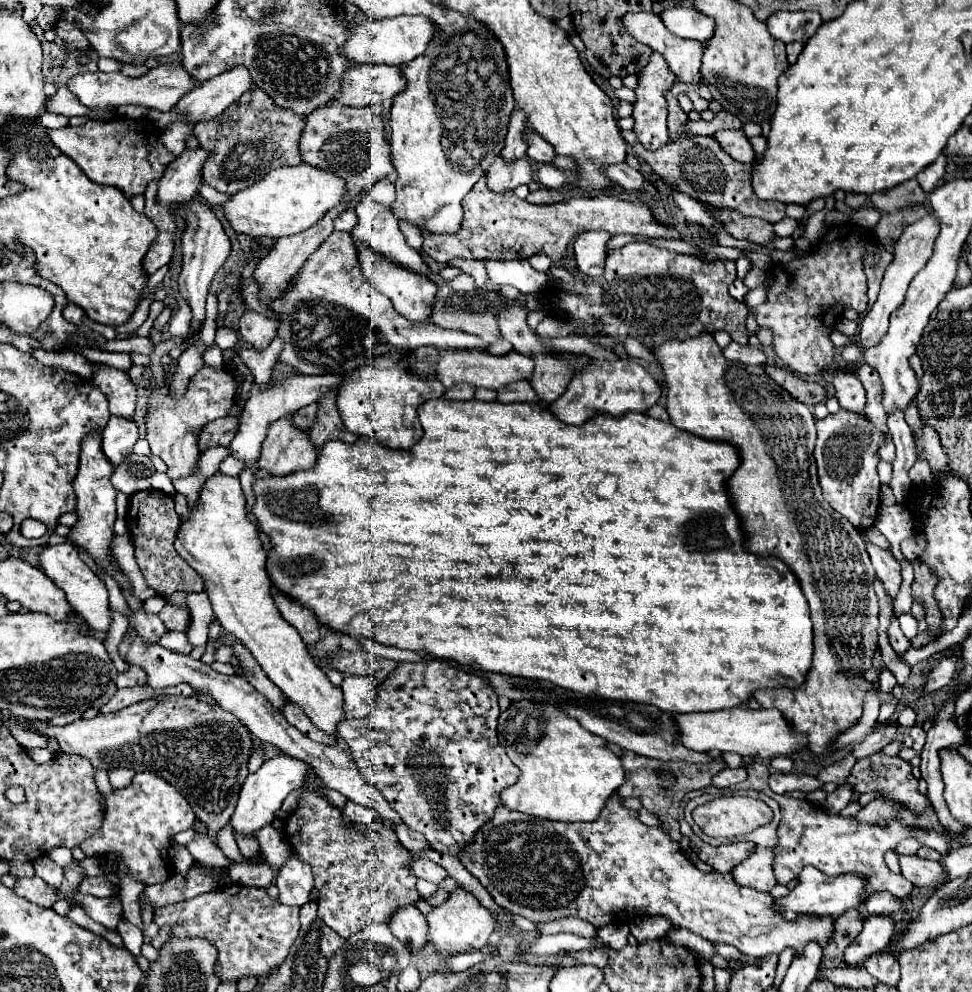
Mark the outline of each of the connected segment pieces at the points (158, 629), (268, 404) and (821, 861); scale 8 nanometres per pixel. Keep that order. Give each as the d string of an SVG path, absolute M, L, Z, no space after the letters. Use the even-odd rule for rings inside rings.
M130 608L130 624L136 628L136 632L146 640L146 642L158 642L160 636L166 632L162 626L162 620L156 614L148 614L144 608L134 610Z
M296 374L296 376L290 376L290 378L270 378L270 384L266 388L258 388L256 384L252 384L252 398L246 400L244 408L242 408L242 422L240 422L240 428L238 428L238 434L236 438L232 440L230 444L230 452L240 458L246 466L248 464L254 464L260 456L260 448L262 448L262 442L266 440L266 428L270 422L278 420L280 416L286 416L288 412L296 412L312 402L316 402L320 398L320 394L324 394L330 386L340 386L342 384L342 378L332 378L332 376L302 376L302 374Z
M774 796L774 800L782 808L782 822L778 826L778 864L776 864L776 874L778 874L778 884L788 884L792 882L806 864L816 866L820 872L828 876L838 876L838 874L858 874L864 880L864 900L876 892L876 890L886 890L898 898L906 898L912 892L912 884L901 874L894 874L886 862L884 854L888 850L894 850L898 842L906 838L914 838L918 842L926 842L928 848L946 854L950 850L950 840L944 832L936 830L922 830L904 824L902 820L890 820L886 826L878 824L866 824L858 822L850 816L832 816L822 808L814 808L806 800L796 800L790 796Z

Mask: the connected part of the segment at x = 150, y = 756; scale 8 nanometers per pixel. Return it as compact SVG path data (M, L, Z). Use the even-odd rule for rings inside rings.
M162 696L162 698L152 698L146 702L138 702L132 706L126 706L118 712L110 714L98 714L96 718L80 718L72 724L66 726L54 726L50 722L38 722L38 720L20 720L16 718L16 726L40 734L48 740L56 740L60 750L66 754L82 754L92 762L92 766L102 768L102 770L114 770L114 768L132 768L136 772L150 770L162 778L166 778L182 796L188 800L192 806L194 814L208 824L210 836L216 840L216 832L224 828L236 808L238 800L238 790L242 782L248 776L248 754L252 746L252 736L250 732L236 722L236 718L222 710L220 706L210 706L204 702L198 702L196 698L186 698L186 696Z

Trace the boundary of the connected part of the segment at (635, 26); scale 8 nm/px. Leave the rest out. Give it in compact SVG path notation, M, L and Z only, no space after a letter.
M628 12L622 16L622 24L624 24L626 32L632 34L638 42L648 44L652 50L664 54L664 58L666 58L670 70L676 74L678 82L700 82L698 66L700 66L700 58L702 58L702 42L690 42L690 40L670 34L654 12Z

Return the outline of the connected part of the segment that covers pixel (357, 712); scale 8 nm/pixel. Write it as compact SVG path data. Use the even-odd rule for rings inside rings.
M346 676L342 682L344 692L344 716L346 718L366 718L374 708L374 698L378 690L376 678L370 676Z

